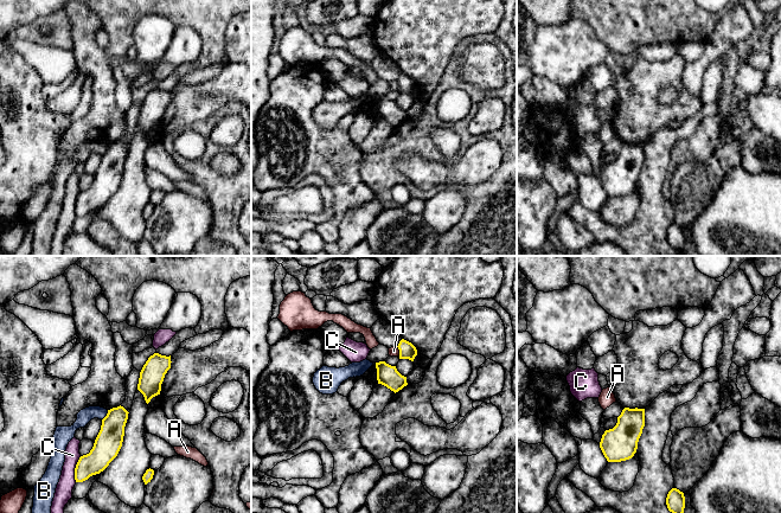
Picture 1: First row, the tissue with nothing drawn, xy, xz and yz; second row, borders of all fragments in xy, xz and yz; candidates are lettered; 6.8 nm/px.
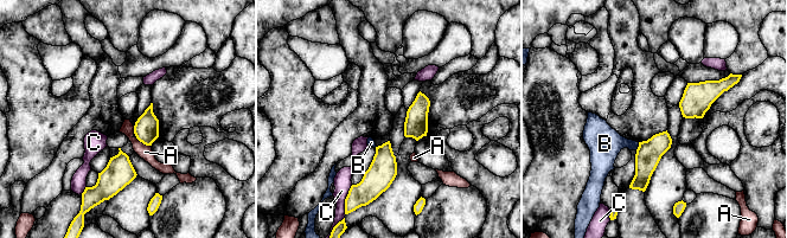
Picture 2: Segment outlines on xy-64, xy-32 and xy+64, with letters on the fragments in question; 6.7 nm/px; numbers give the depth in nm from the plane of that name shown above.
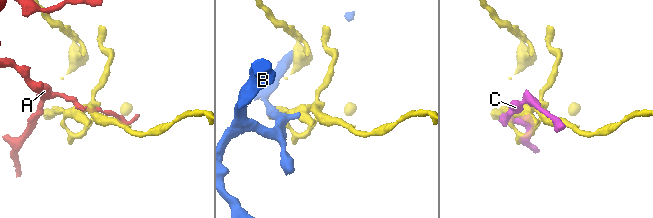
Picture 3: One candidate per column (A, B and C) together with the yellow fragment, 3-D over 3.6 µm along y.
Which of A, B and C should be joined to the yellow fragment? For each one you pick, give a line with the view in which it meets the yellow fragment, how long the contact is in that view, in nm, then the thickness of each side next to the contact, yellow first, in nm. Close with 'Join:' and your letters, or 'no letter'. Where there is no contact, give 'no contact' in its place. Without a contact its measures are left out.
Join: no letter

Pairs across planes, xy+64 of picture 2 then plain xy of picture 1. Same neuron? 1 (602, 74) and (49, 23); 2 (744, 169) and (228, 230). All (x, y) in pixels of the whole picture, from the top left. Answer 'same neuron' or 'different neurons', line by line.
1: same neuron
2: same neuron

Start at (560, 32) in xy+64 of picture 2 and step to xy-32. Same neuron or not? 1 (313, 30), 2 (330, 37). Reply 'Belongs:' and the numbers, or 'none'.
Belongs: 1, 2

